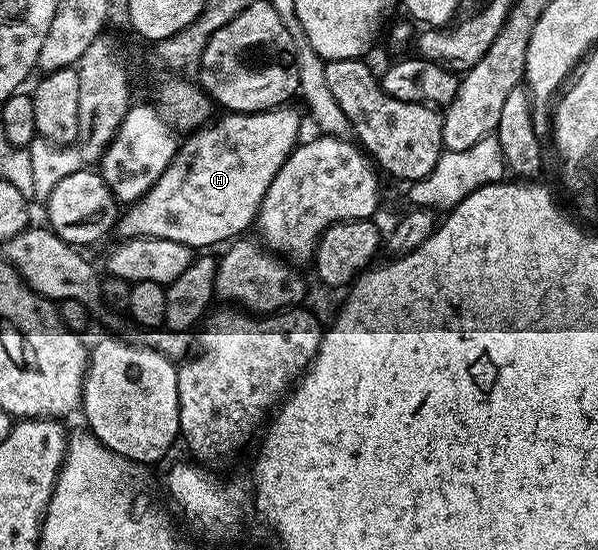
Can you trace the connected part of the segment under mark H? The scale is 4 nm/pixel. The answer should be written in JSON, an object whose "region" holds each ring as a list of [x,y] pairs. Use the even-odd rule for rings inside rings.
{"region":[[[291,107],[265,109],[259,113],[223,112],[218,122],[207,123],[195,130],[178,146],[178,154],[172,163],[156,179],[156,183],[144,196],[129,206],[116,222],[119,238],[151,237],[172,239],[172,243],[184,243],[189,249],[206,251],[209,245],[221,246],[241,238],[246,228],[255,224],[258,208],[272,187],[272,179],[288,159],[288,155],[299,144],[298,128],[302,121]]]}

